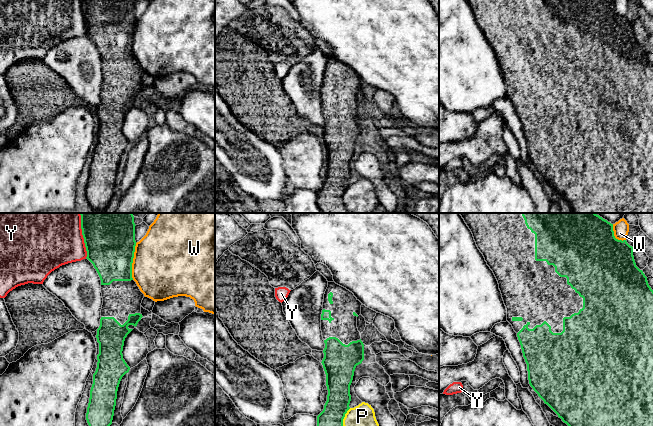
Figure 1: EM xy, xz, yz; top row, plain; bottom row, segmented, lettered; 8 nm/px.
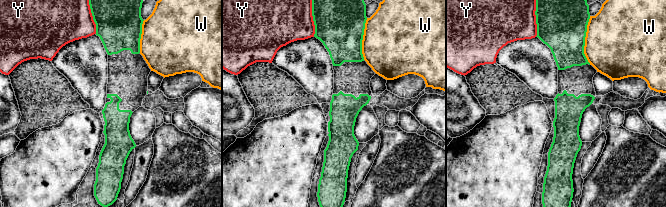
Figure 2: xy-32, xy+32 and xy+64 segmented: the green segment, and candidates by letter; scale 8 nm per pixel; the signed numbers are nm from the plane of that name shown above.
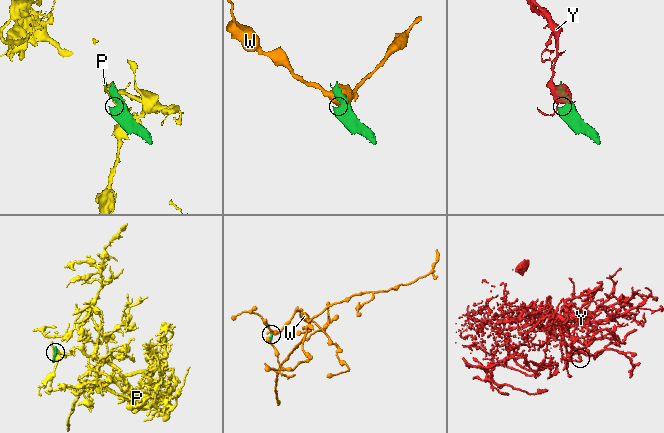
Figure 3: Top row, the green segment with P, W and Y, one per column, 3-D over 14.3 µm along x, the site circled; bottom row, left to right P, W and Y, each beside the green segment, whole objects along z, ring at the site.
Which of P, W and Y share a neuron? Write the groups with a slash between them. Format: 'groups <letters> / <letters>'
groups P / W / Y

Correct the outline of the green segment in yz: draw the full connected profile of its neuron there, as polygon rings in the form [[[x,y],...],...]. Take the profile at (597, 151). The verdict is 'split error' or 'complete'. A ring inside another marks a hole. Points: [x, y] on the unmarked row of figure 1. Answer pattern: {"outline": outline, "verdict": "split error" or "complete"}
{"outline": [[[467,0],[476,21],[483,30],[487,41],[493,47],[507,85],[507,97],[517,109],[523,133],[527,140],[530,162],[538,172],[566,199],[574,213],[653,213],[653,66],[647,53],[635,39],[633,23],[626,16],[618,16],[614,12],[613,0]]], "verdict": "split error"}

